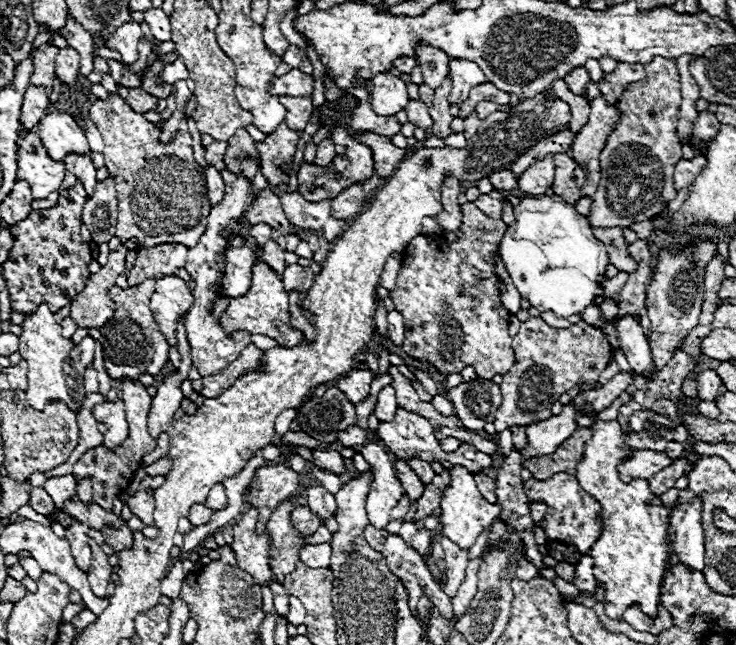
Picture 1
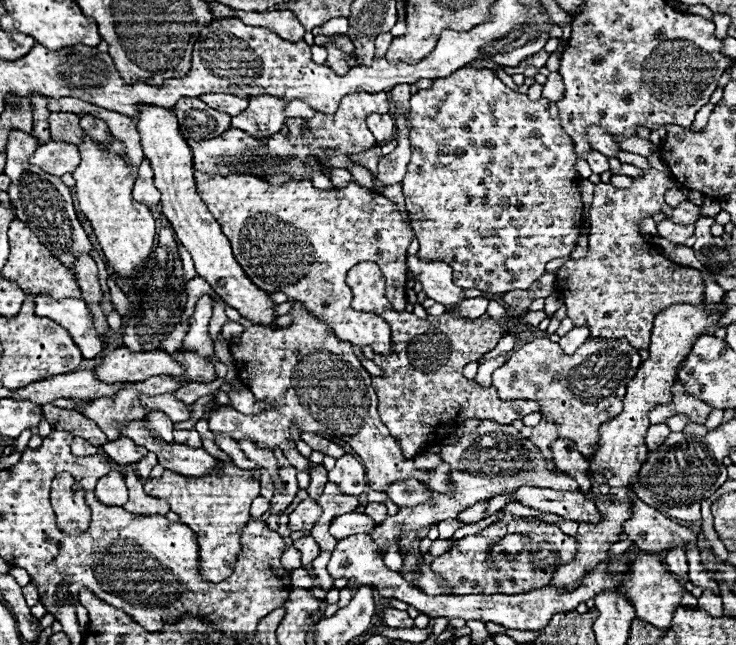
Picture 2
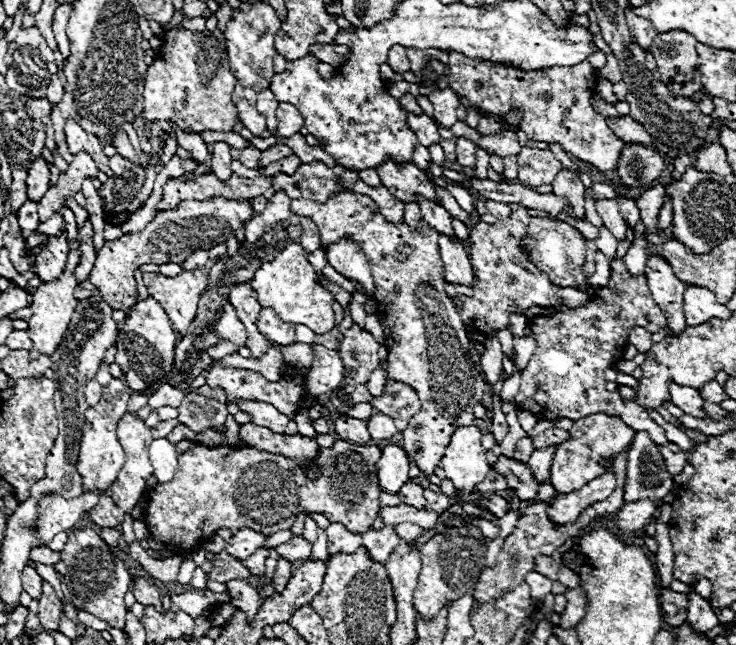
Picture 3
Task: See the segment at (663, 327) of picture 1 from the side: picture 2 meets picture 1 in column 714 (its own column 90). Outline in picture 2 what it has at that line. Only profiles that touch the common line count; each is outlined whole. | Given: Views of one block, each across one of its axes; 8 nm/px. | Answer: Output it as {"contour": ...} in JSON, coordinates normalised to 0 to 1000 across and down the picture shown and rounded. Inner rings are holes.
{"contour":[[[27,202],[14,205],[14,214],[8,223],[11,245],[8,245],[8,260],[5,260],[8,273],[16,279],[11,301],[22,322],[24,341],[30,341],[41,357],[46,357],[54,375],[60,381],[68,381],[76,400],[101,422],[101,391],[122,391],[125,378],[103,338],[95,291],[87,288],[82,276],[73,276],[63,270],[60,264],[52,264],[38,254],[38,245],[49,229],[52,223],[41,208],[30,208]]]}

